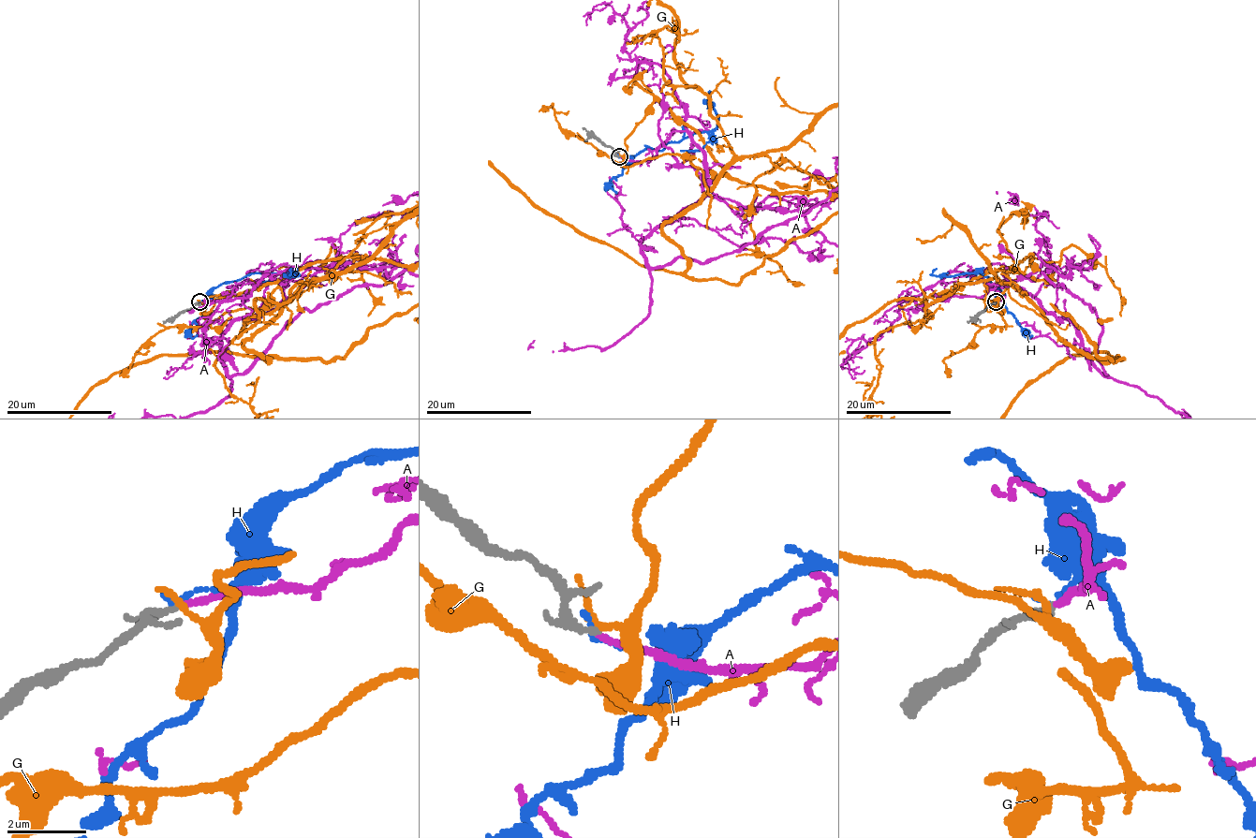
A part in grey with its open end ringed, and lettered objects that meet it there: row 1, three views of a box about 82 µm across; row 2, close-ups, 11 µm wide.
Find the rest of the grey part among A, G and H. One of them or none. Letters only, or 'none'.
A

